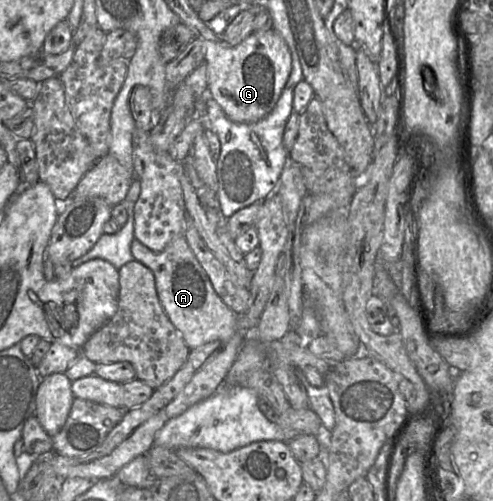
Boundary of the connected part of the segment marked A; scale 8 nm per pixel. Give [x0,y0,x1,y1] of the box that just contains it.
[131,235,237,349]

